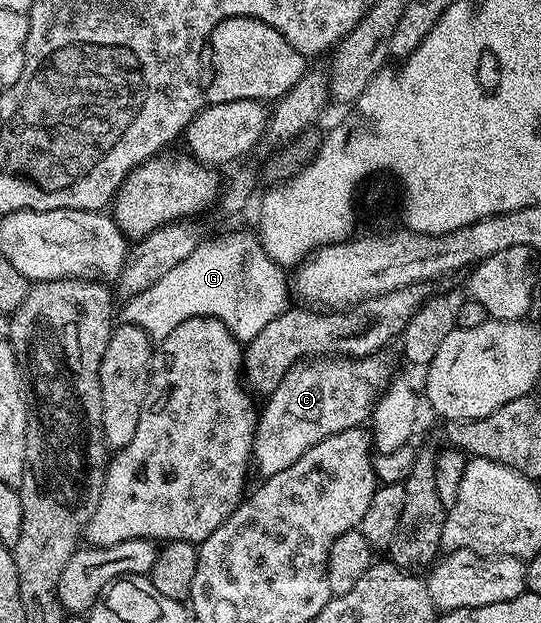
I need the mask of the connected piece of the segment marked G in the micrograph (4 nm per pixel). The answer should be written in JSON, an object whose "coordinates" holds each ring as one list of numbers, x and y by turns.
{"coordinates":[[227,233,209,241,202,240,189,257,181,261,176,268,169,269,156,285,126,300,121,317,124,322,137,324,152,340,158,341,167,337,185,320,195,316,213,316,226,325,235,339,248,343,253,337,257,337,269,322,288,310,290,303,291,291,286,272,269,258,258,238,254,234]]}

